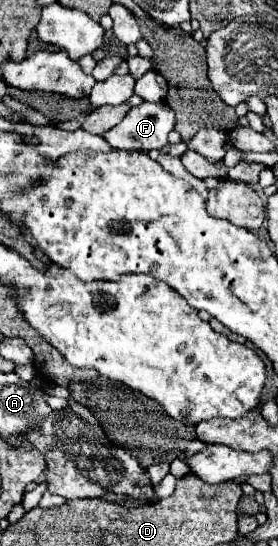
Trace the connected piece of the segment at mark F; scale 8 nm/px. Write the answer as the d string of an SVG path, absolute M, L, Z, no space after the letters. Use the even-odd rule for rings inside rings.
M141 103L113 129L105 131L105 139L113 149L153 151L167 145L167 135L175 127L175 111L165 103Z

